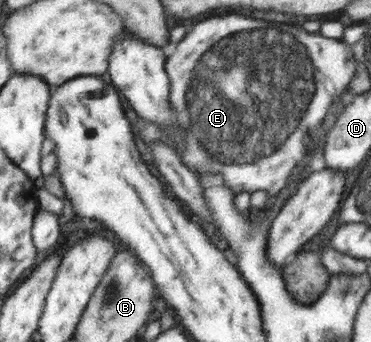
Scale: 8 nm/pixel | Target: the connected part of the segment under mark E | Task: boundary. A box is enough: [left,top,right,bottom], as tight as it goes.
[166,16,355,196]

